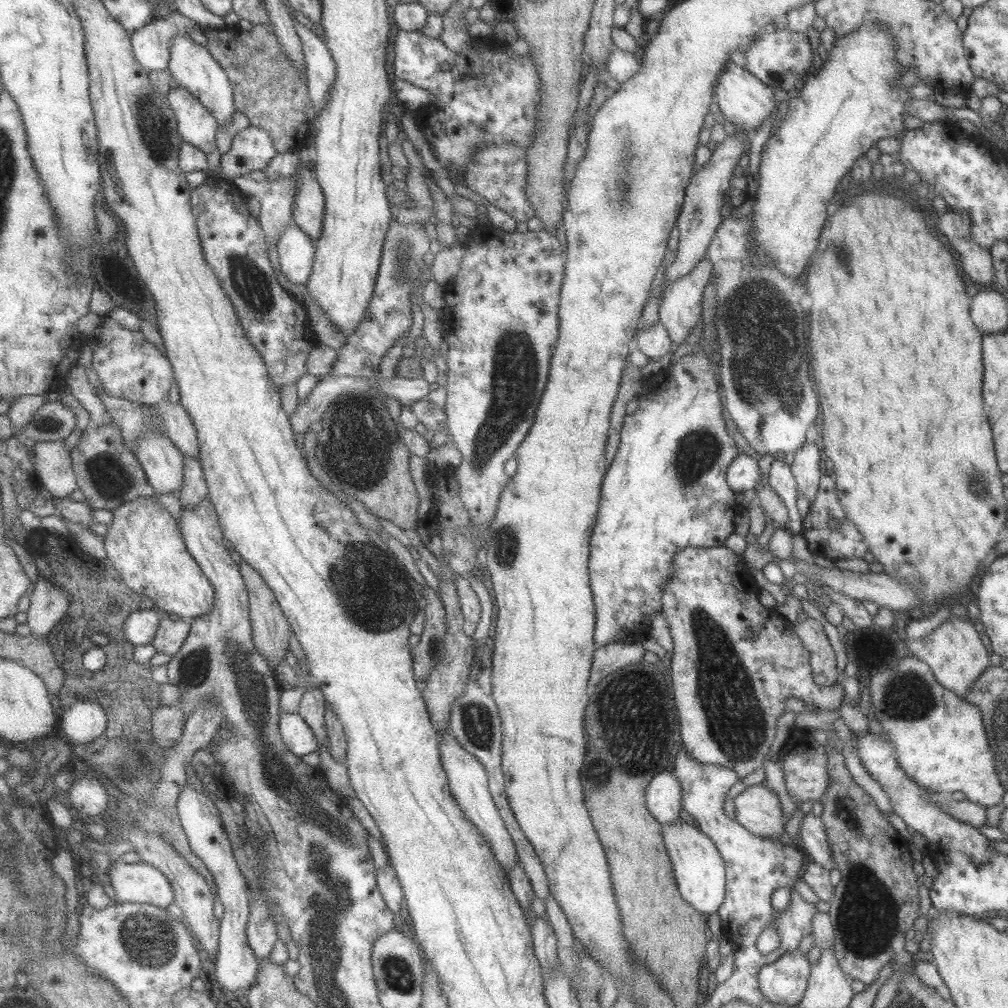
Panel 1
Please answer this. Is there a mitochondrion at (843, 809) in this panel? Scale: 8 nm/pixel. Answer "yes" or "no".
yes

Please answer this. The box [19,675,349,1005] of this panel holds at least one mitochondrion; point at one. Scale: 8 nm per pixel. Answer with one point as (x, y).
(149, 941)

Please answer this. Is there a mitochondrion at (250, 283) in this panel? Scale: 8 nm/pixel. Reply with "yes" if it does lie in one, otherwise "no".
yes

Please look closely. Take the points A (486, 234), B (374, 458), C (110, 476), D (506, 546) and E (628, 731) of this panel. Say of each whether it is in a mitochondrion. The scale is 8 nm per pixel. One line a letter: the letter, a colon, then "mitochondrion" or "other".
A: other
B: mitochondrion
C: mitochondrion
D: mitochondrion
E: mitochondrion

